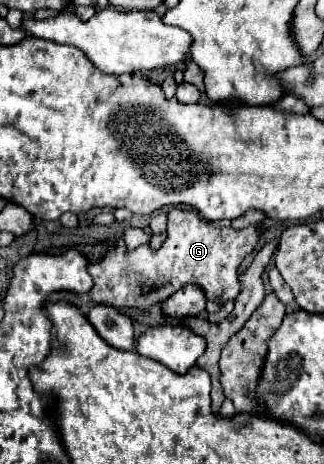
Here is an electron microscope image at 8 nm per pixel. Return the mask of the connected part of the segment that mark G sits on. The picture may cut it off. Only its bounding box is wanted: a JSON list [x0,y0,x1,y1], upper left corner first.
[87,208,263,308]

